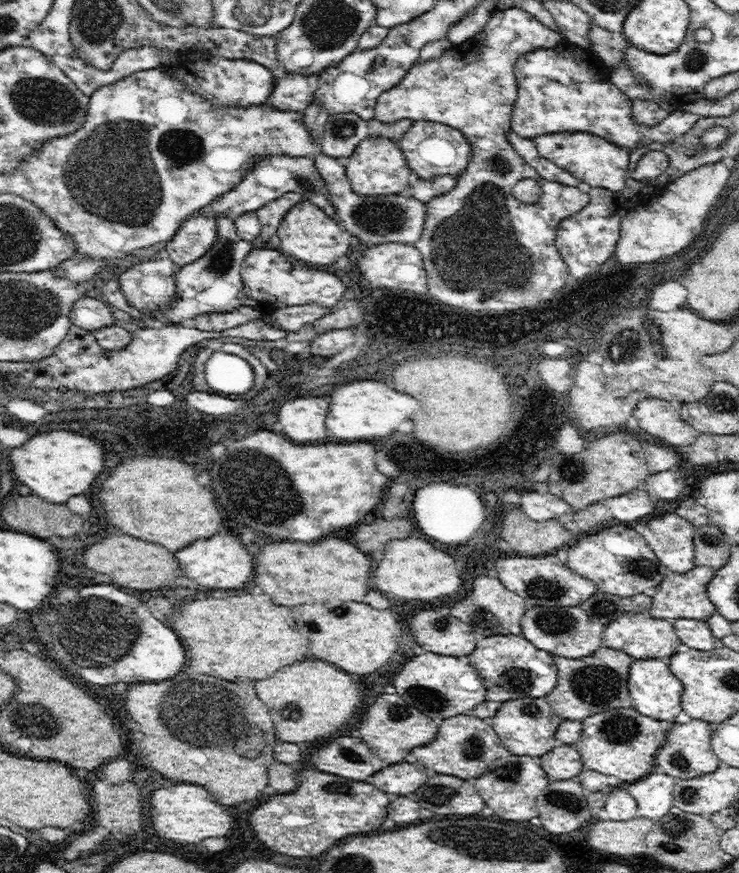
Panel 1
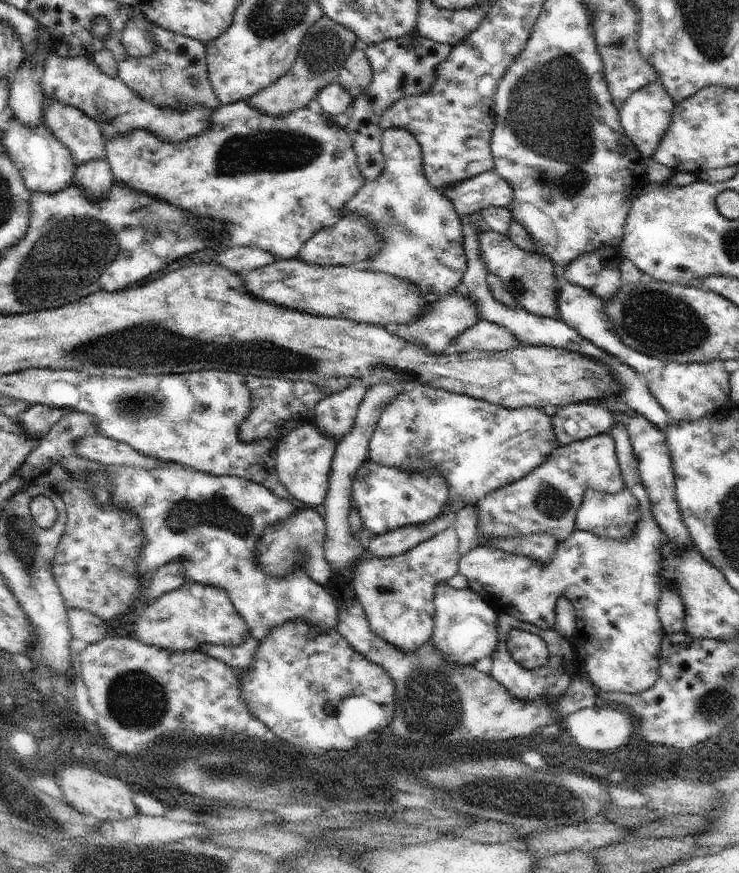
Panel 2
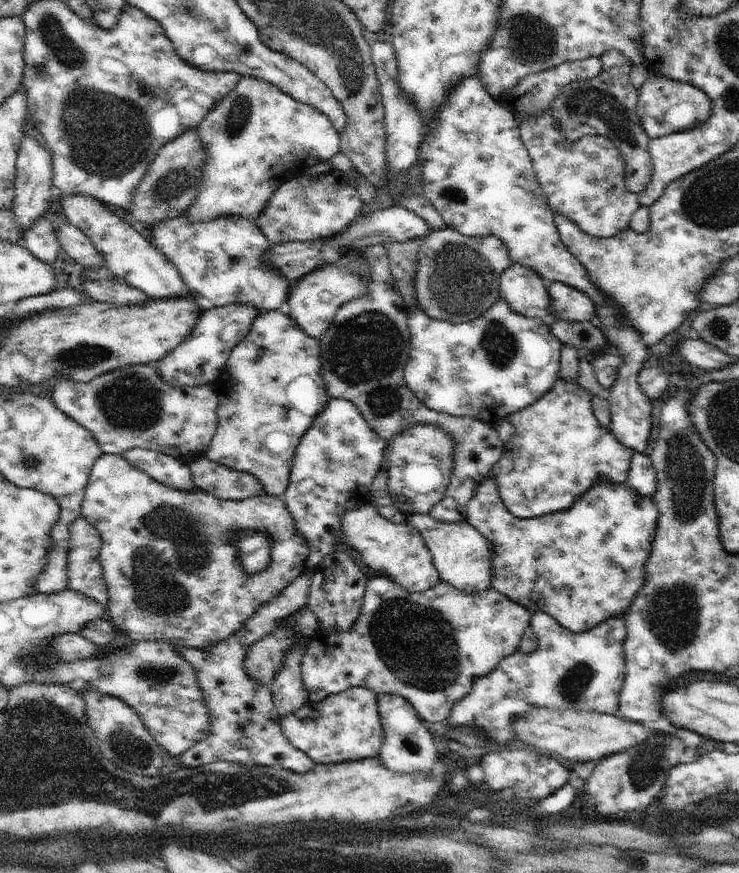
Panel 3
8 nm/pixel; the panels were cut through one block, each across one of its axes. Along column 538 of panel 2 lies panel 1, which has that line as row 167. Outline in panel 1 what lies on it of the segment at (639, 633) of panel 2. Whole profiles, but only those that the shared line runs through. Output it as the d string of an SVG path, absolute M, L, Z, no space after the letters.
M555 132L533 138L538 152L559 167L568 169L578 179L581 187L602 187L613 192L624 192L626 178L632 176L628 169L629 151L623 146L610 144L606 139L587 132Z

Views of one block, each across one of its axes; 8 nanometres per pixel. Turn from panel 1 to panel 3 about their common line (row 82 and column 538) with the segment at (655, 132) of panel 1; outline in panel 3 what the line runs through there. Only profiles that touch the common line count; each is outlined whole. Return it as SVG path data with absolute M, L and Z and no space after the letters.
M491 472L470 499L466 510L467 521L493 545L491 587L513 603L526 607L532 615L537 612L550 615L574 634L586 632L607 618L626 616L630 603L644 584L645 564L659 519L658 507L650 497L642 496L627 482L612 481L592 485L568 510L521 519L504 506Z

